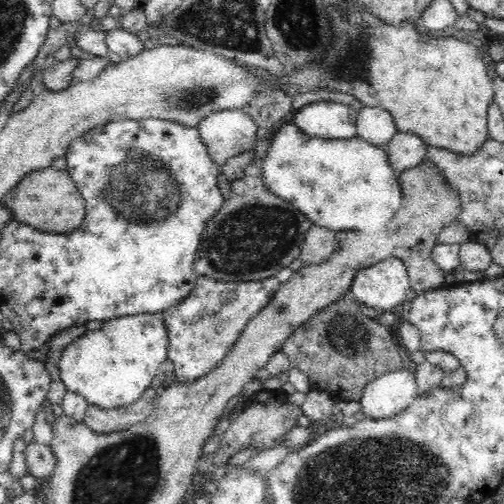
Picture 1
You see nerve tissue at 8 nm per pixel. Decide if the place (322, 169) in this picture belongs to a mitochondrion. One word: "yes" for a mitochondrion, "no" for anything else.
no

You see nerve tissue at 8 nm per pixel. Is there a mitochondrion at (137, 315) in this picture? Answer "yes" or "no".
no

